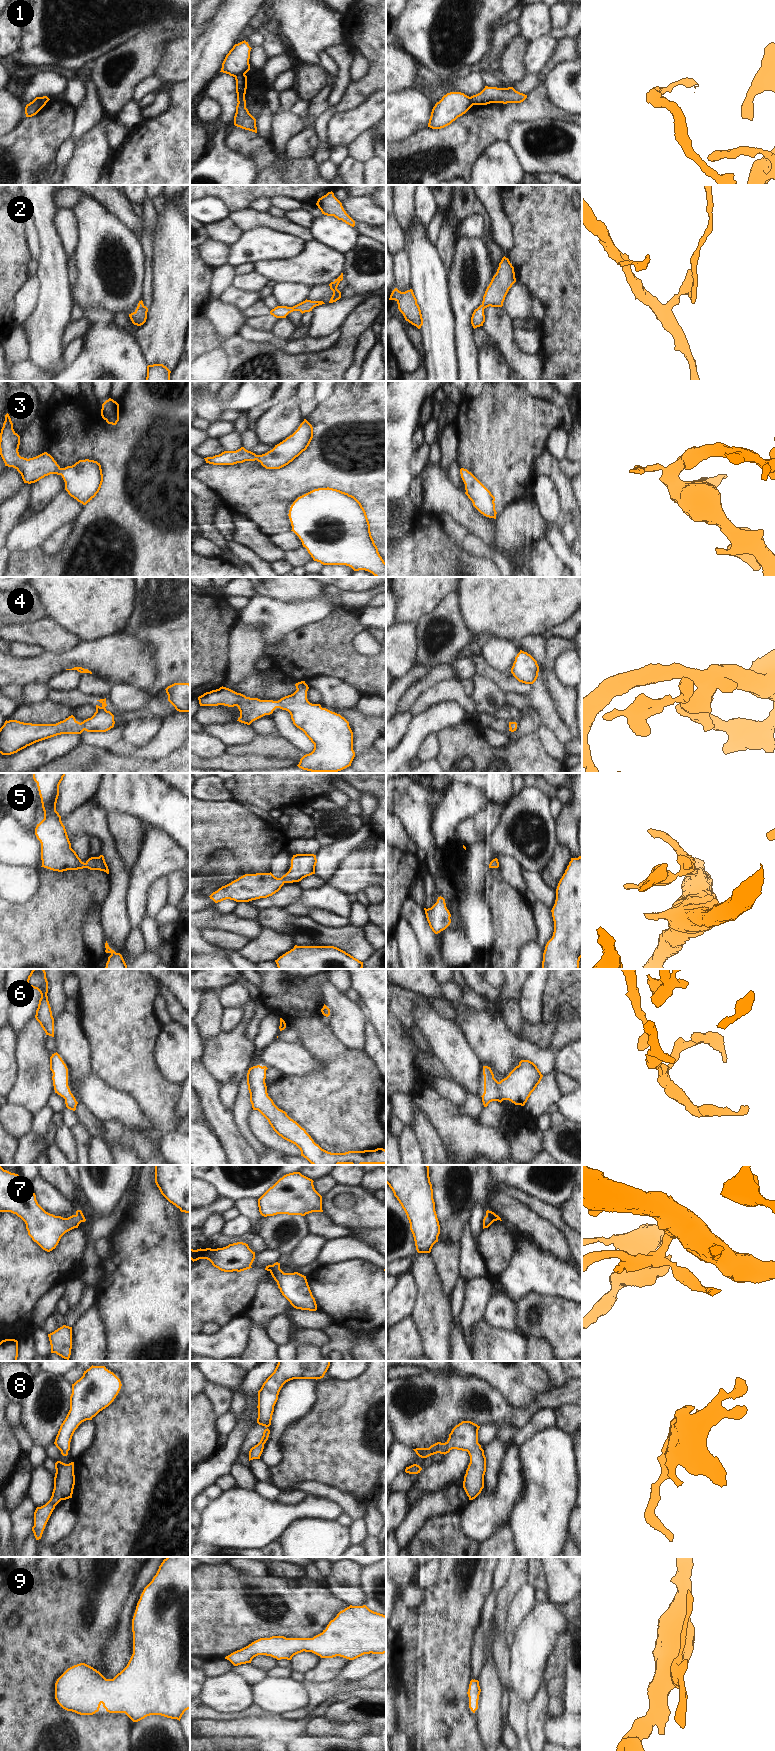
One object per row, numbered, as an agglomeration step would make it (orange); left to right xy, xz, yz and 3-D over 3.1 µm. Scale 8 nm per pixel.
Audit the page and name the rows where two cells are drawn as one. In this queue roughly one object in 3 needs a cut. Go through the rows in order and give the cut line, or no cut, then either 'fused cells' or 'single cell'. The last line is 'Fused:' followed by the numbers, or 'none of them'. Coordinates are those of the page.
1: cut in xz along (244, 73), (234, 76); fused cells
2: no cut; single cell
3: no cut; single cell
4: no cut; single cell
5: no cut; single cell
6: no cut; single cell
7: no cut; single cell
8: no cut; single cell
9: no cut; single cell
Fused: 1

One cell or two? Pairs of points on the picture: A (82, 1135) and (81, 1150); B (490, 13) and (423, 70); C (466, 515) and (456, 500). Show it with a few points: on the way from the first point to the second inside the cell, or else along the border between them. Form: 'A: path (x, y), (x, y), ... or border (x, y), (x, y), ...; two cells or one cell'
A: path (82, 1139), (82, 1146); one cell
B: border (415, 59), (425, 64), (436, 74), (448, 78); two cells
C: path (462, 511), (456, 504); one cell

